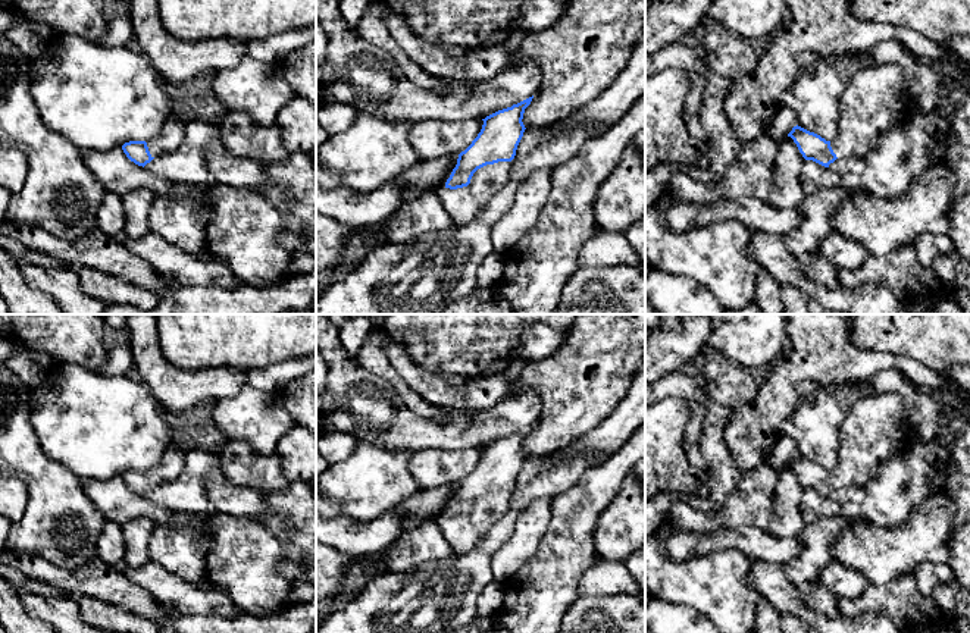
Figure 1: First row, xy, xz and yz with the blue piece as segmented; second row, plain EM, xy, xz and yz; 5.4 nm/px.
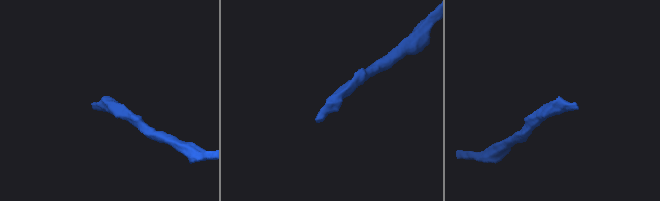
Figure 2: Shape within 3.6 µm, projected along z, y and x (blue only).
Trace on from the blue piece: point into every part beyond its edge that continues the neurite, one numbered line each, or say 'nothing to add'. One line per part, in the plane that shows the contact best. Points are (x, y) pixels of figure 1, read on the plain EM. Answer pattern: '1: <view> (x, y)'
1: xz (462, 533)

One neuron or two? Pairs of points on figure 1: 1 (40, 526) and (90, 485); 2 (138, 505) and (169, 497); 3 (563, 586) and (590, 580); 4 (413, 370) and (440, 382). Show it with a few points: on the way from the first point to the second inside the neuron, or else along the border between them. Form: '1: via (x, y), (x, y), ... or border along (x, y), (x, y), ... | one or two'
1: border along (81, 479), (81, 488), (105, 517) | two
2: border along (144, 495), (174, 513) | two
3: border along (598, 560), (584, 574), (578, 595) | two
4: via (419, 376), (425, 382), (434, 382) | one

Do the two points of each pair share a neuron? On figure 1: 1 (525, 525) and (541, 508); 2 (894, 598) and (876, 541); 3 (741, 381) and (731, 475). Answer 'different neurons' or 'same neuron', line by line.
1: same neuron
2: different neurons
3: same neuron

